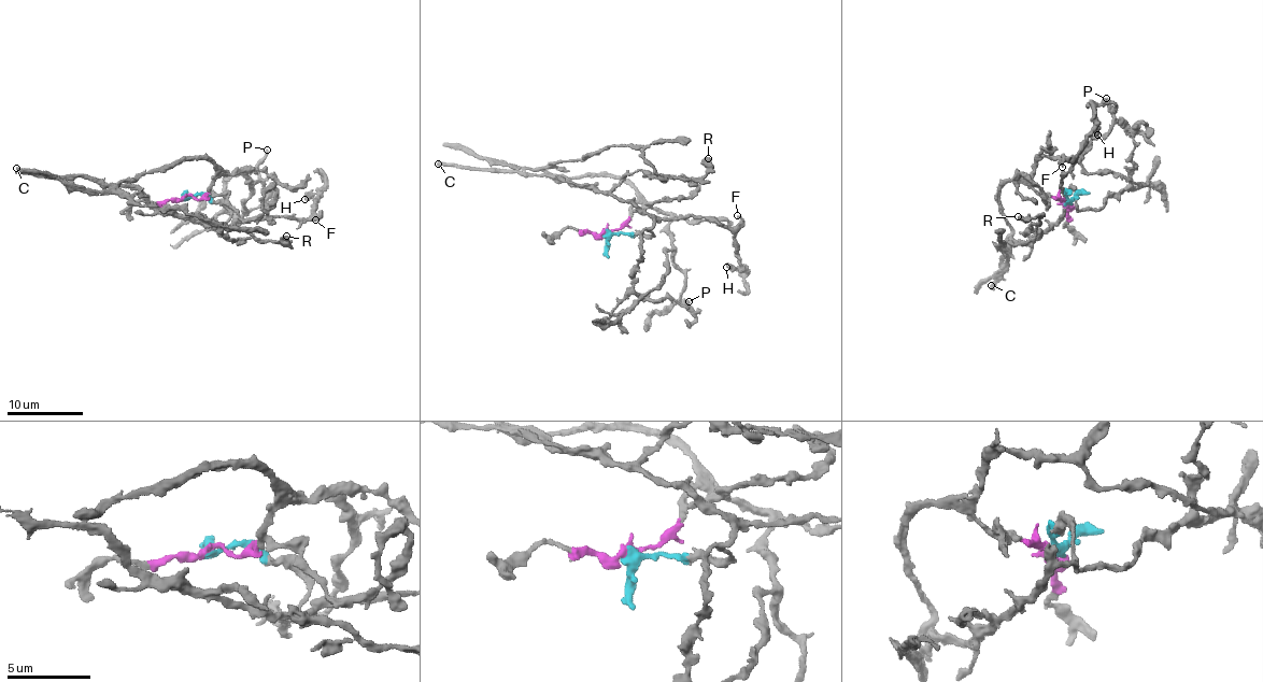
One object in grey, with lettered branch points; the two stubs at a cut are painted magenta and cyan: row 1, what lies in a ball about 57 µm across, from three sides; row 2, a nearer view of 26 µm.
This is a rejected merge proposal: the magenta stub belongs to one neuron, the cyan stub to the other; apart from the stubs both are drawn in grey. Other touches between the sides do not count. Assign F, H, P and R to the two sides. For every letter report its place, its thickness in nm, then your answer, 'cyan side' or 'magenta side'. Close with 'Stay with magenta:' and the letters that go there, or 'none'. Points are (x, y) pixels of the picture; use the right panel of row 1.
F: at (1062, 167); 220 nm thick; cyan side
H: at (1097, 135); 600 nm thick; cyan side
P: at (1106, 98); 280 nm thick; magenta side
R: at (1018, 216); 480 nm thick; cyan side
Stay with magenta: P

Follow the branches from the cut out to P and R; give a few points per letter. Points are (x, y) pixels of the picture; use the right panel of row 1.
P: (1067, 203), (1040, 197), (1031, 184), (1035, 166), (1042, 156), (1078, 158), (1109, 131), (1112, 112), (1105, 98)
R: (1067, 203), (1065, 189), (1070, 188), (1075, 207), (1040, 231), (1023, 235), (1038, 215), (1018, 215)

